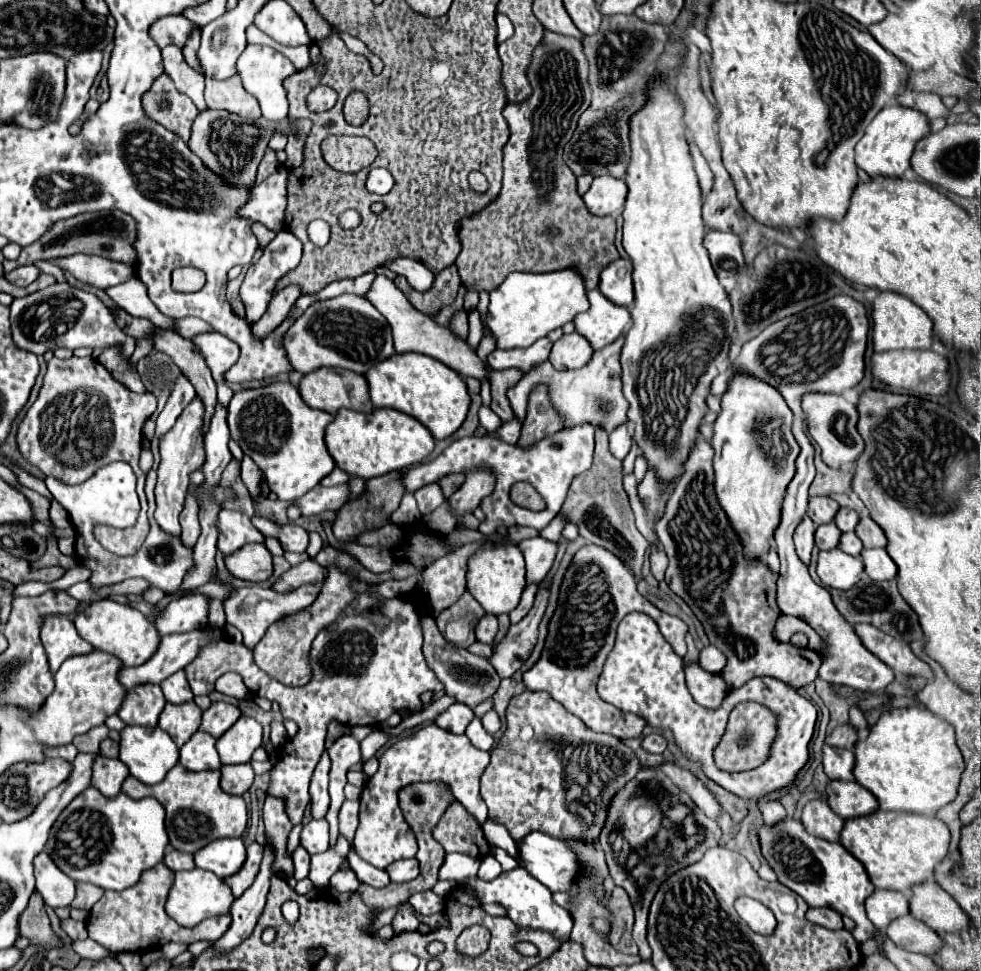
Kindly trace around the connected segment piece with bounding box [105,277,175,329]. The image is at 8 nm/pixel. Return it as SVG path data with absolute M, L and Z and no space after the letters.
M131 277L129 281L115 285L115 287L107 287L105 293L121 307L127 309L127 313L135 315L135 317L145 317L151 323L155 323L157 327L163 329L173 329L173 317L165 317L163 313L157 311L157 307L151 303L151 299L147 297L147 291L143 287L143 283L137 277Z

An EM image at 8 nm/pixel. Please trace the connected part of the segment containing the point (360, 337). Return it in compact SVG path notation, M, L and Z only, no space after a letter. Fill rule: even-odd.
M341 295L335 299L313 303L289 327L289 331L285 335L285 349L287 349L287 357L291 357L295 371L301 371L301 373L311 373L319 367L337 367L337 369L347 369L347 371L365 375L371 369L371 365L395 355L391 327L387 323L387 319L375 309L375 305L371 305L371 301L367 301L365 297L357 297L357 295Z

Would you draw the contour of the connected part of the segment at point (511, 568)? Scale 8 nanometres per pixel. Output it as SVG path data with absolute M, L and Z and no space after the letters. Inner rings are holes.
M487 543L469 559L467 565L469 565L467 587L487 613L501 615L501 613L509 613L517 607L519 597L527 585L525 583L523 553L517 549L517 545L491 545L491 543Z

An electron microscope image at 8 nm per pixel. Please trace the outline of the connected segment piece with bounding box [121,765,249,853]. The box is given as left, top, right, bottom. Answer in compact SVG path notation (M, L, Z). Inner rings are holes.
M175 765L167 777L157 785L143 785L135 777L127 777L121 791L131 799L155 797L167 811L167 835L175 849L185 853L197 853L207 843L221 837L241 837L247 829L247 805L239 795L227 795L219 787L219 771L187 771L183 765Z

